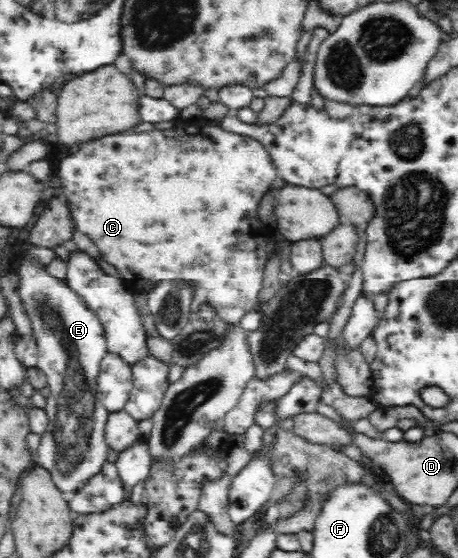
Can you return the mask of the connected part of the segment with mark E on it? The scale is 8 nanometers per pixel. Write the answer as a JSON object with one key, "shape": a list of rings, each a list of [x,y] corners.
{"shape":[[[33,258],[22,259],[17,275],[20,279],[17,292],[19,292],[25,312],[33,325],[32,336],[38,348],[36,366],[46,374],[48,387],[51,390],[45,407],[49,427],[47,432],[41,435],[36,449],[35,462],[50,471],[51,478],[54,479],[59,490],[72,494],[81,482],[91,478],[103,466],[103,462],[107,461],[109,446],[104,428],[110,412],[96,398],[98,393],[96,378],[100,362],[109,351],[106,339],[107,331],[103,329],[103,322],[99,319],[99,315],[87,307],[85,299],[79,297],[69,287],[66,279],[51,275],[47,268],[39,268],[39,264]]]}

